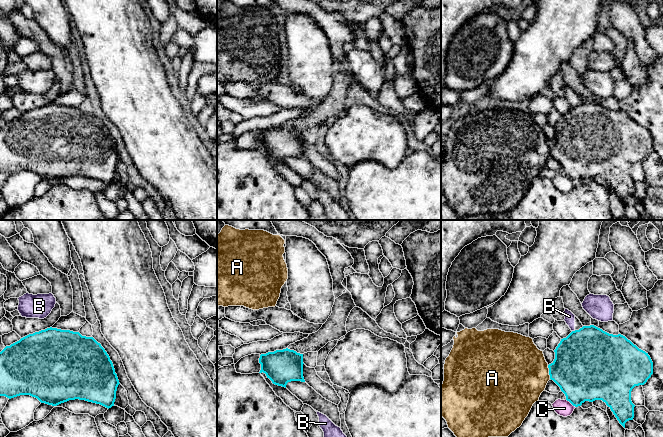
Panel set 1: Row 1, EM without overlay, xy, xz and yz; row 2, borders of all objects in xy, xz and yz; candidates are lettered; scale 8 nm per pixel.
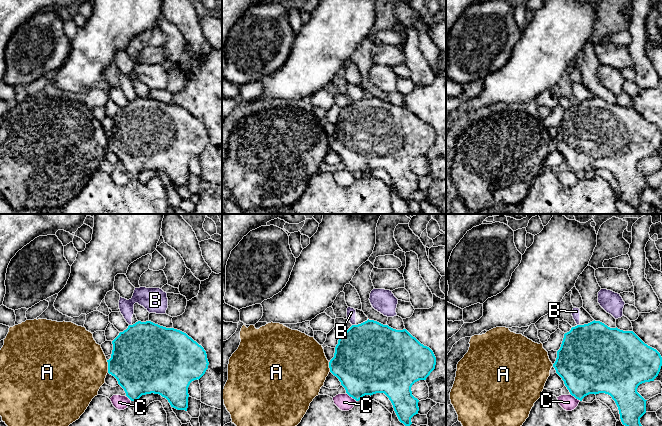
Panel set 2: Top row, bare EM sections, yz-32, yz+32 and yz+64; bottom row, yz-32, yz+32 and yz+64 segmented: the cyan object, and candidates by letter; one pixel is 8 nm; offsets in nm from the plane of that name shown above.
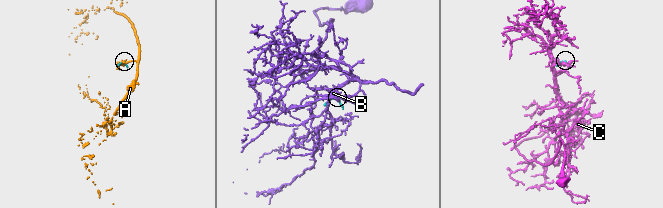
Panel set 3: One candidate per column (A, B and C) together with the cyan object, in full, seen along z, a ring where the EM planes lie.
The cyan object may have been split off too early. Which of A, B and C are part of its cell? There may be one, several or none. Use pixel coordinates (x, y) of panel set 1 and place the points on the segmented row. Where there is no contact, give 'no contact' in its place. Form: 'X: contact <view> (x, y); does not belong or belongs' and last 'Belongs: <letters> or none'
A: contact yz (549, 372); does not belong
B: contact yz (573, 331); does not belong
C: contact yz (571, 403); does not belong
Belongs: none

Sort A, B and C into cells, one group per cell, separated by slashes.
A / B / C

